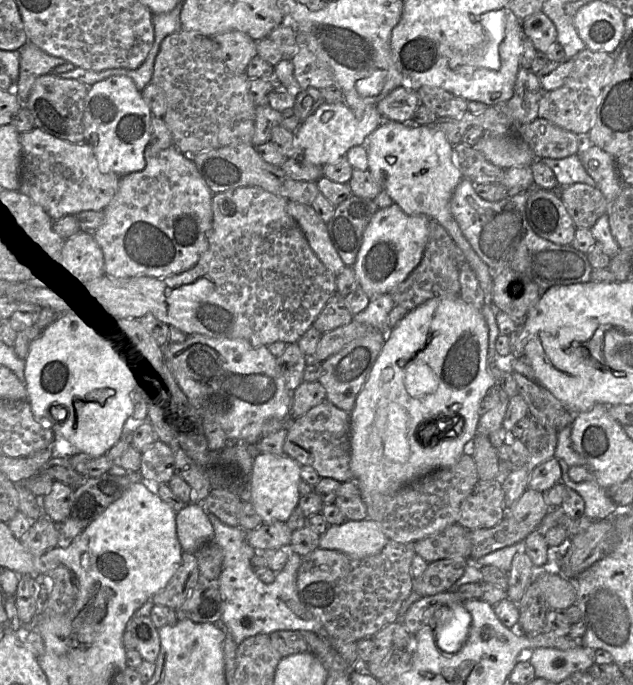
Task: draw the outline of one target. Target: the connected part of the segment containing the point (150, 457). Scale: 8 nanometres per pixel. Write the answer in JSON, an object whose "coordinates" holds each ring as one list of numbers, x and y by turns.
{"coordinates":[[157,440,142,453,140,474,147,487,157,492,158,486,167,484,174,475,174,447]]}

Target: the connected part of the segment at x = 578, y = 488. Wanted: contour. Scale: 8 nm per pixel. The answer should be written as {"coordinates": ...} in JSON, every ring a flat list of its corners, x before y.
{"coordinates":[[559,460,562,477,561,482,576,491,584,500,585,510,583,517,592,521,605,520,614,516,617,505,608,495,606,490,600,487,594,479,582,483,575,483,568,477,568,466,564,460]]}

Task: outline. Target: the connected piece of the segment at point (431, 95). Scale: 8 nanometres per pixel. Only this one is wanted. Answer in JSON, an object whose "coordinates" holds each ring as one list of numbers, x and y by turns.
{"coordinates":[[422,86,415,90,421,104,434,111,438,118,458,117,468,111,468,101,438,87]]}

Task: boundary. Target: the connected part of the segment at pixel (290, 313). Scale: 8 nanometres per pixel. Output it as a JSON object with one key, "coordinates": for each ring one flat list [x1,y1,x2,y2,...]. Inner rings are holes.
{"coordinates":[[255,186,214,194,209,247,191,269,167,278,112,278,105,274,96,279,73,281,69,289,99,289,117,312,137,316,152,314,186,335,244,339,255,347,268,347,277,341,297,343,336,293,337,275,309,246,302,230,286,210,288,201]]}

